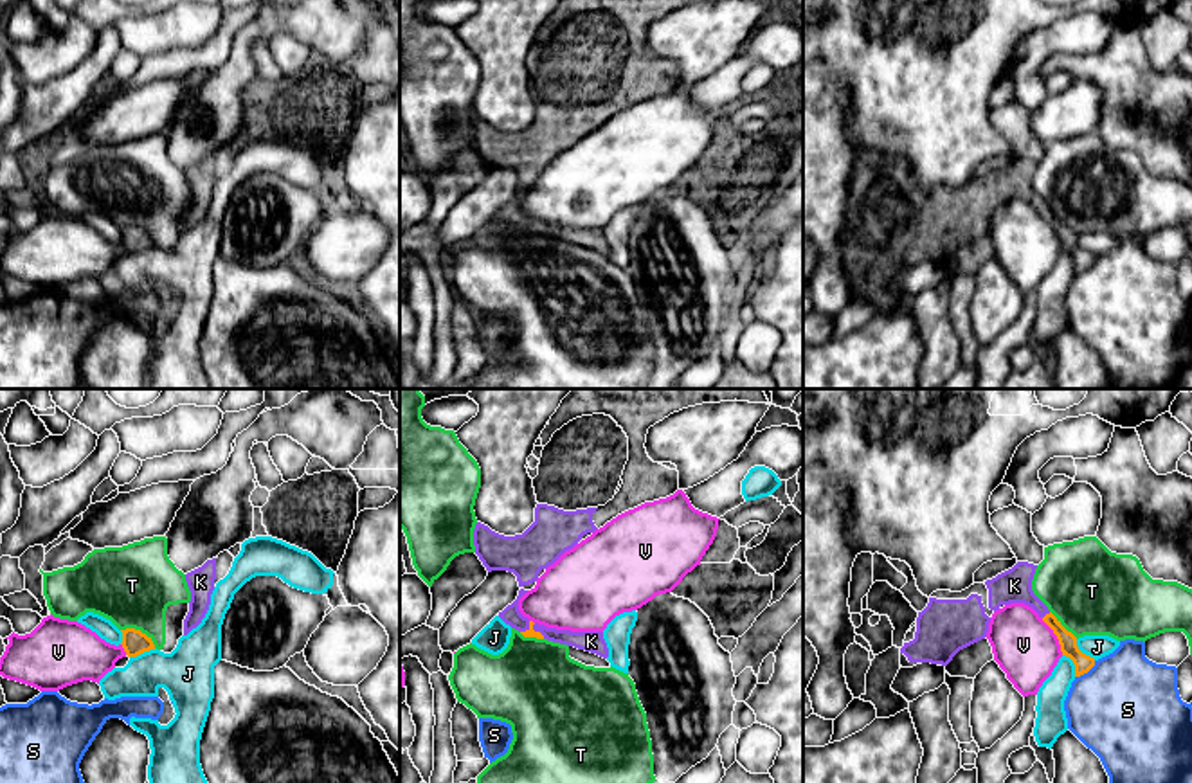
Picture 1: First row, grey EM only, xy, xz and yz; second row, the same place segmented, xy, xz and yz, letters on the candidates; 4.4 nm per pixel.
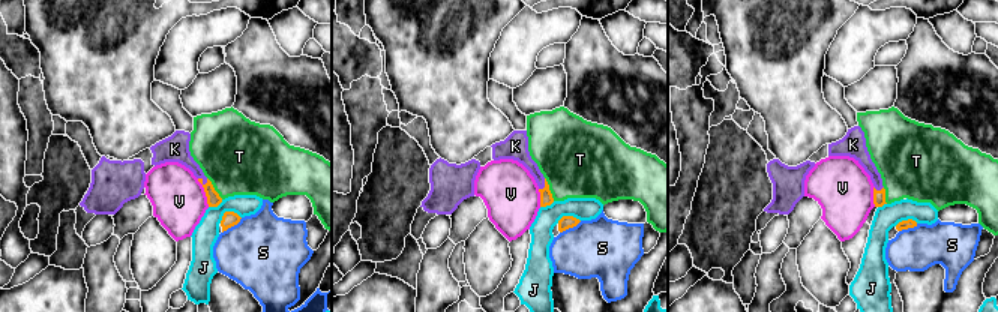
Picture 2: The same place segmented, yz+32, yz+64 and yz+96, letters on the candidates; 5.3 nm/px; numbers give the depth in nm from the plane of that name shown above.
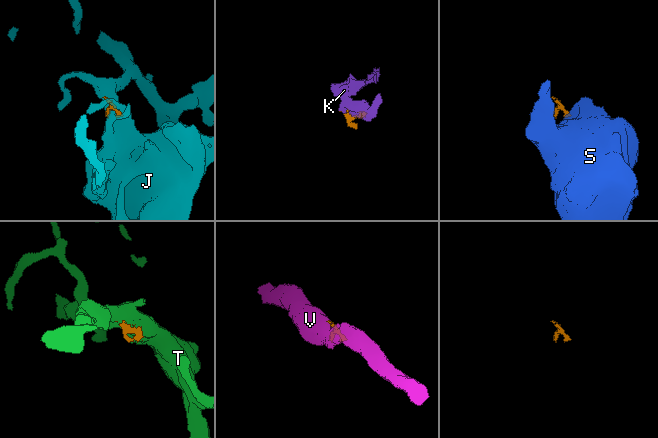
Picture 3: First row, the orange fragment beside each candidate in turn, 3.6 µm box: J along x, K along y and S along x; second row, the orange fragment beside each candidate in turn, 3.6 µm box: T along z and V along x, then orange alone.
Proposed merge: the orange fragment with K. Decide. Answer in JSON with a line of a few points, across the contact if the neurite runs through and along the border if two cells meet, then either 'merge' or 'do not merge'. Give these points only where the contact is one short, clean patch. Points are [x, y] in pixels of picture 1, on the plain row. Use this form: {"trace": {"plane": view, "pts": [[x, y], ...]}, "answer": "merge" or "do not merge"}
{"trace": {"plane": "xz", "pts": [[530, 229], [532, 225], [586, 238]]}, "answer": "merge"}

